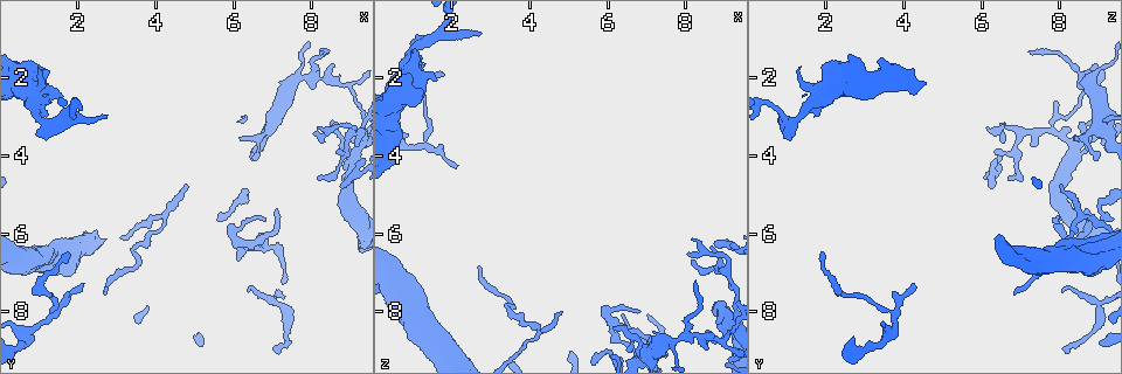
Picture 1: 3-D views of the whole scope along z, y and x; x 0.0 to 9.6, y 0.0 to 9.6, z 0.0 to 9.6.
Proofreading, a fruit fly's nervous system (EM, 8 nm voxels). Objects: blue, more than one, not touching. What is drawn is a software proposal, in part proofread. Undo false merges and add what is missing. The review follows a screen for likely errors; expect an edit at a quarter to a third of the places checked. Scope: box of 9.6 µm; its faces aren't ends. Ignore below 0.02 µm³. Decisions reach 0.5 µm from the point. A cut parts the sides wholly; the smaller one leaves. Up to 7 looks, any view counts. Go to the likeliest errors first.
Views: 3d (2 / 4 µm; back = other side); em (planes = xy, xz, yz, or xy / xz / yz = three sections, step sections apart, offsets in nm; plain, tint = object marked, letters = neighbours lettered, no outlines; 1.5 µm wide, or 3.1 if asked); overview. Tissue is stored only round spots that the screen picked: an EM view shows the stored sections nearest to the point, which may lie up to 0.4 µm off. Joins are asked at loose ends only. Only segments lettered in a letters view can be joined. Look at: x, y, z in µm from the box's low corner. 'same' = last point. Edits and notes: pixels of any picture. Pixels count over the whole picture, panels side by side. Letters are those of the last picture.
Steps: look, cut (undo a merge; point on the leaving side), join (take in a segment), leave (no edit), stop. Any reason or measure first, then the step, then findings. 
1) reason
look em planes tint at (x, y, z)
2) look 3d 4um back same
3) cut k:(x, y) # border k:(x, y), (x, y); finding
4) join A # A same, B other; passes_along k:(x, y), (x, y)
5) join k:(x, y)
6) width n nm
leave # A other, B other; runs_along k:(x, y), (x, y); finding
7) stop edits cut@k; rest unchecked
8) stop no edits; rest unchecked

thin end
look em planes letters at (2.10, 7.30, 4.25)

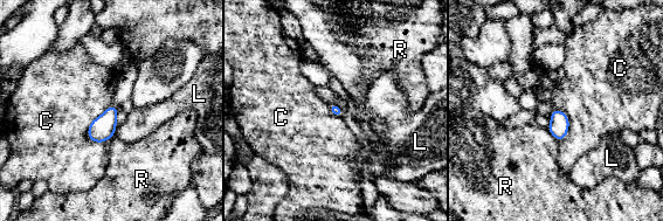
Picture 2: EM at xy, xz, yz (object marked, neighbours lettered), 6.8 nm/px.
leave # C other, L other, R other; border 2:(111, 104), (90, 123), (90, 140); none of them fits

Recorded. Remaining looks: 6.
look em xz step 4 letters at (1.55, 2.45, 2.10)

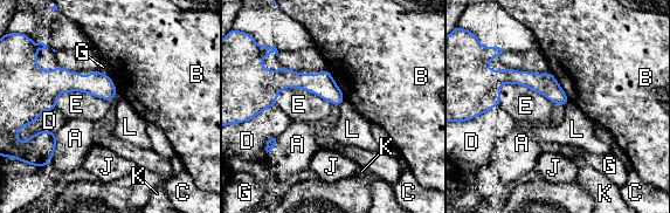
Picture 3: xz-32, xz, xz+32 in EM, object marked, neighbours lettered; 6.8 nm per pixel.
leave # A other, B other, C other, D other, E other, G other, J other, K other, L other; runs_along 3:(112, 88), (61, 84), (39, 111); none of them fits

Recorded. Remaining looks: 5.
tapers out
look em planes tint at (8.50, 1.65, 8.95)

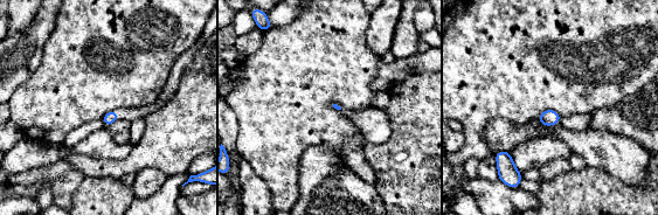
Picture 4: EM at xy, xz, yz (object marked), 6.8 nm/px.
look em planes letters same

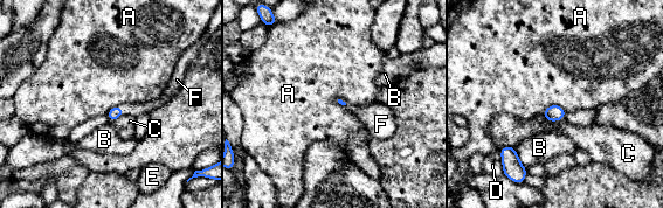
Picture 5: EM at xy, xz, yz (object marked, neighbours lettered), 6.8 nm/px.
longest_contact B 190 nm
join F # A other, B other, C other, D other, E other, F same; passes_along 5:(116, 111), (122, 110), (136, 110); the neuron continues

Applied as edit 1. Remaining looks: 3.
stop edits join@5; rest unchecked

